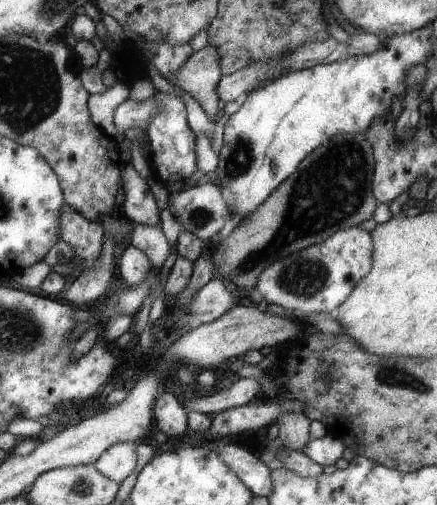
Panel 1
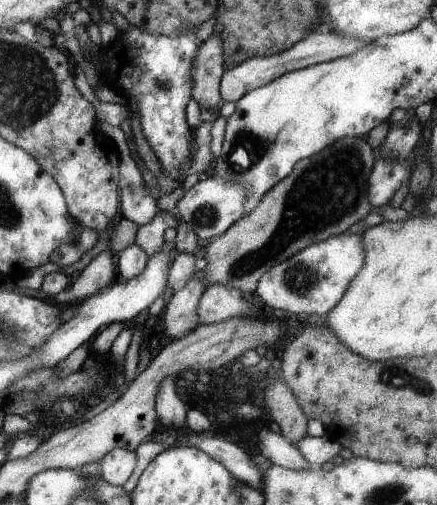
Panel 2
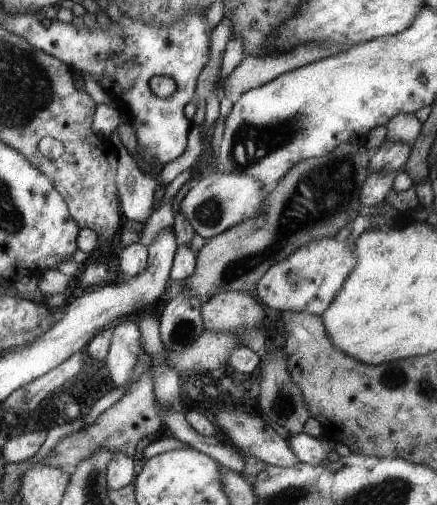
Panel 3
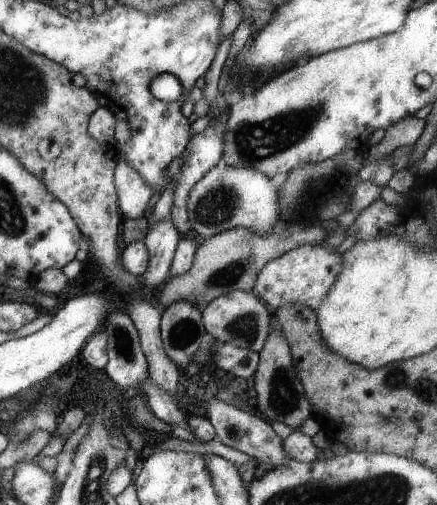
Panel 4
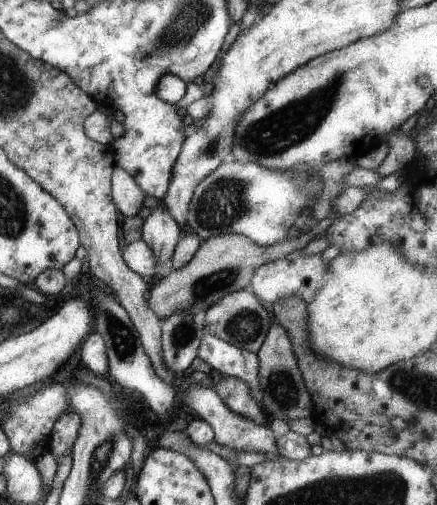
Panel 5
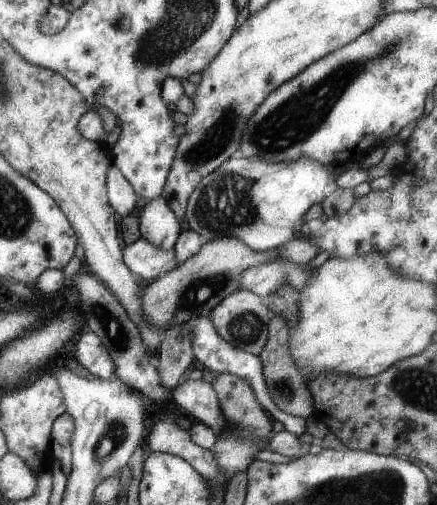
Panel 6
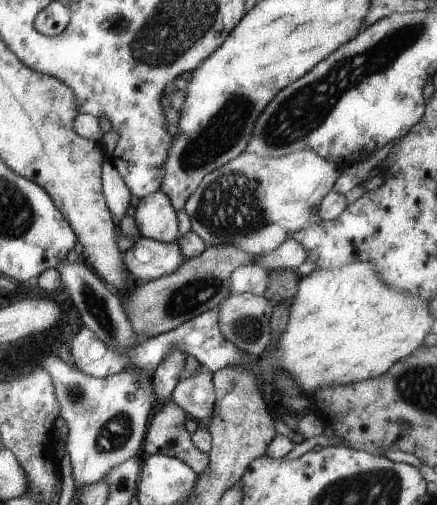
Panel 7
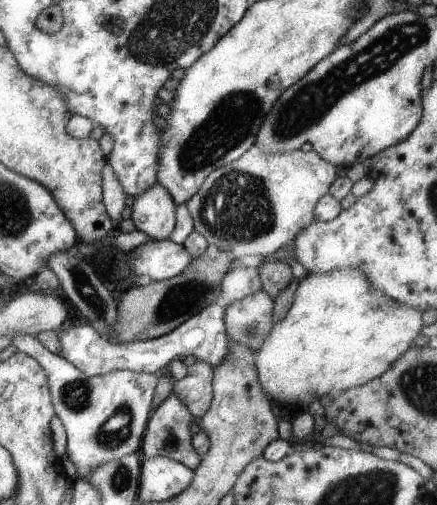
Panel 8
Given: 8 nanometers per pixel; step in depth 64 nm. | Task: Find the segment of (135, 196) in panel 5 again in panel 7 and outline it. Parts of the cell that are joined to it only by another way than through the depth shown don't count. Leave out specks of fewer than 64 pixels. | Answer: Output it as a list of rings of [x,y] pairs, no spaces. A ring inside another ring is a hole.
[[[109,160],[102,165],[102,180],[106,205],[110,213],[113,213],[118,220],[126,215],[131,202],[131,194]]]

